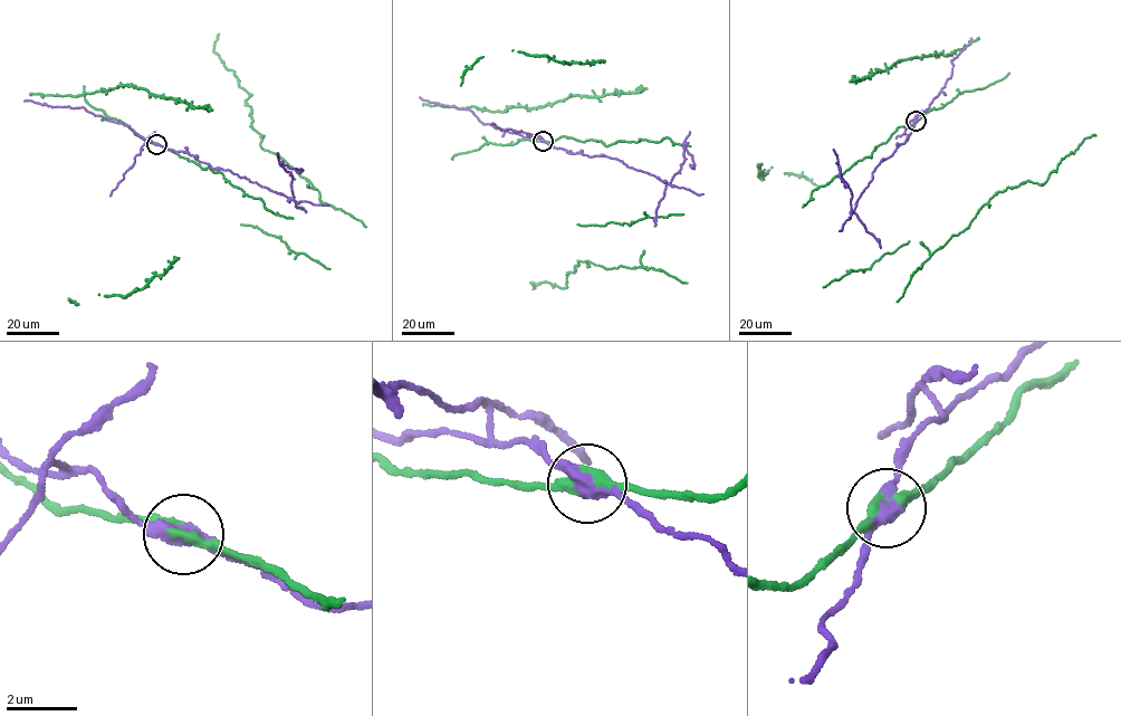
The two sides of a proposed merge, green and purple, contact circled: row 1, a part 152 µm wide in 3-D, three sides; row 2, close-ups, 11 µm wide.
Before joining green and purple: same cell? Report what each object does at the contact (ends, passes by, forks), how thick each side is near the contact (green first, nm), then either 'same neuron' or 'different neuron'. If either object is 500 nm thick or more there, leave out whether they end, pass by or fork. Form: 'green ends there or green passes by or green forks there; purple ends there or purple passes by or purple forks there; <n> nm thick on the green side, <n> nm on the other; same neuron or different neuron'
green passes by; purple passes by; 320 nm thick on the green side, 400 nm on the other; different neuron

